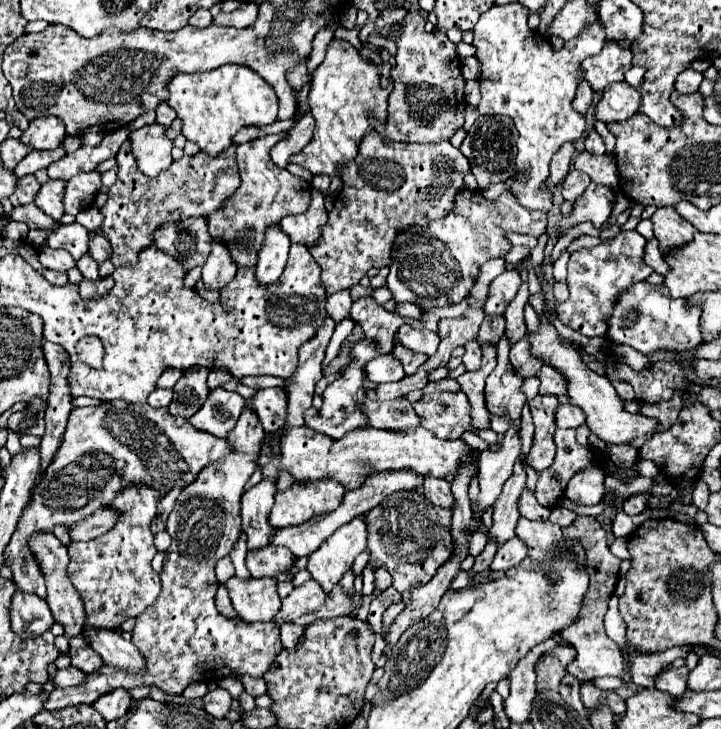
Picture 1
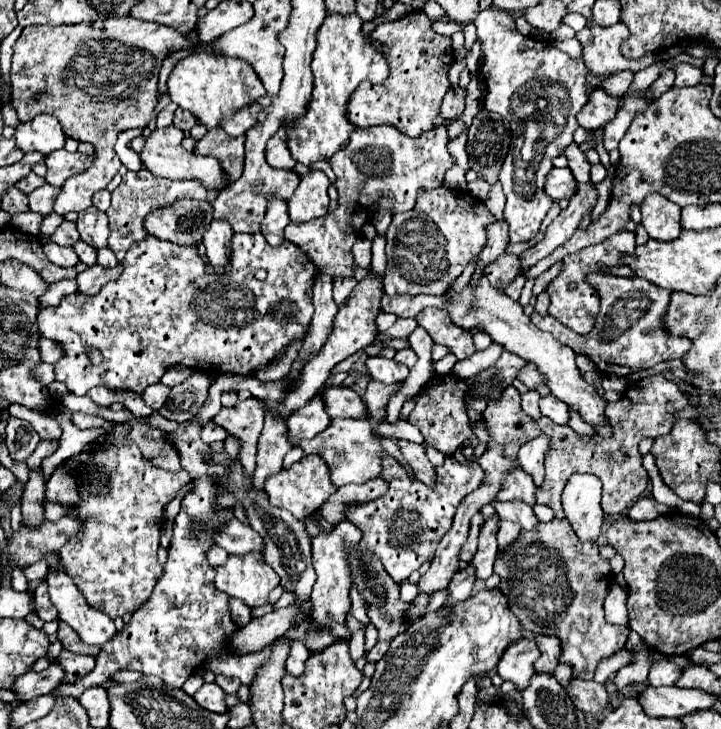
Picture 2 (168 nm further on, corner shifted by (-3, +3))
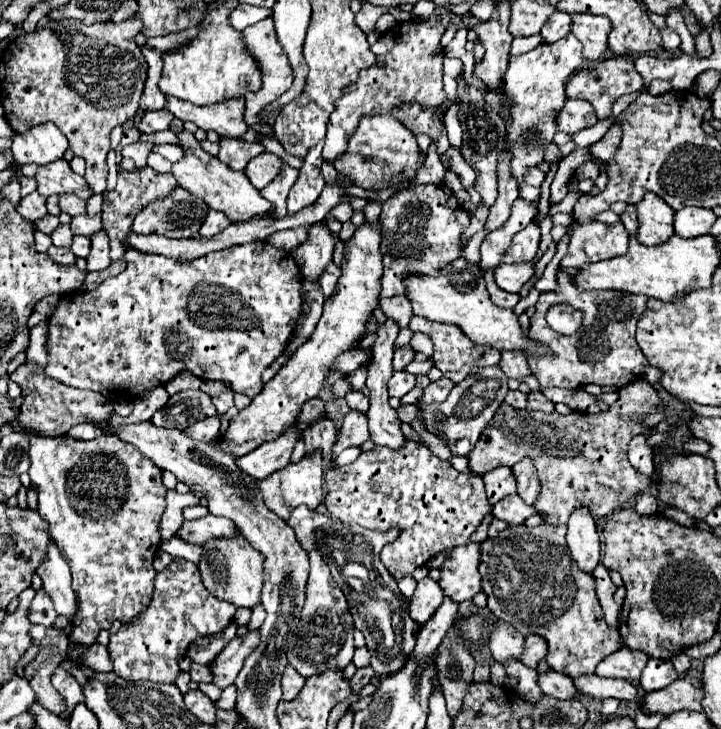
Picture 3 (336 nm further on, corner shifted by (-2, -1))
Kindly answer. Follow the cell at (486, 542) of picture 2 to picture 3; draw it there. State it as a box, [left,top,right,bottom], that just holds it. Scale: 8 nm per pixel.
[440,542,482,602]

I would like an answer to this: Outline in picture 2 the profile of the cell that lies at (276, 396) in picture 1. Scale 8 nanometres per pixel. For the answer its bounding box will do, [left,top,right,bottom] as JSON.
[213,398,265,474]

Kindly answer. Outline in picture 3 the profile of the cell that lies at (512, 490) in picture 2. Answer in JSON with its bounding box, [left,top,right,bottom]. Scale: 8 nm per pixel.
[482,466,518,506]

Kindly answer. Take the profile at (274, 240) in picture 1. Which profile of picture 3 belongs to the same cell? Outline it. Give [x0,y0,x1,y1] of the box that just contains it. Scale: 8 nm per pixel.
[260,166,298,218]

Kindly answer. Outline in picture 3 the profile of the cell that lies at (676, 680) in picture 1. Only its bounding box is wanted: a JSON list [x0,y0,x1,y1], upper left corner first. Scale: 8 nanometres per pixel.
[640,660,678,692]

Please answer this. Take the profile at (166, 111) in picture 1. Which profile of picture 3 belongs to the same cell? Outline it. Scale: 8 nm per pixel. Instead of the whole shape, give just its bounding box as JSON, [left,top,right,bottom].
[138,108,174,134]

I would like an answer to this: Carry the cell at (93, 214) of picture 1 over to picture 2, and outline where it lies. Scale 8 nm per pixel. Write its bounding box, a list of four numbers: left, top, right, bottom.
[77,206,109,248]

